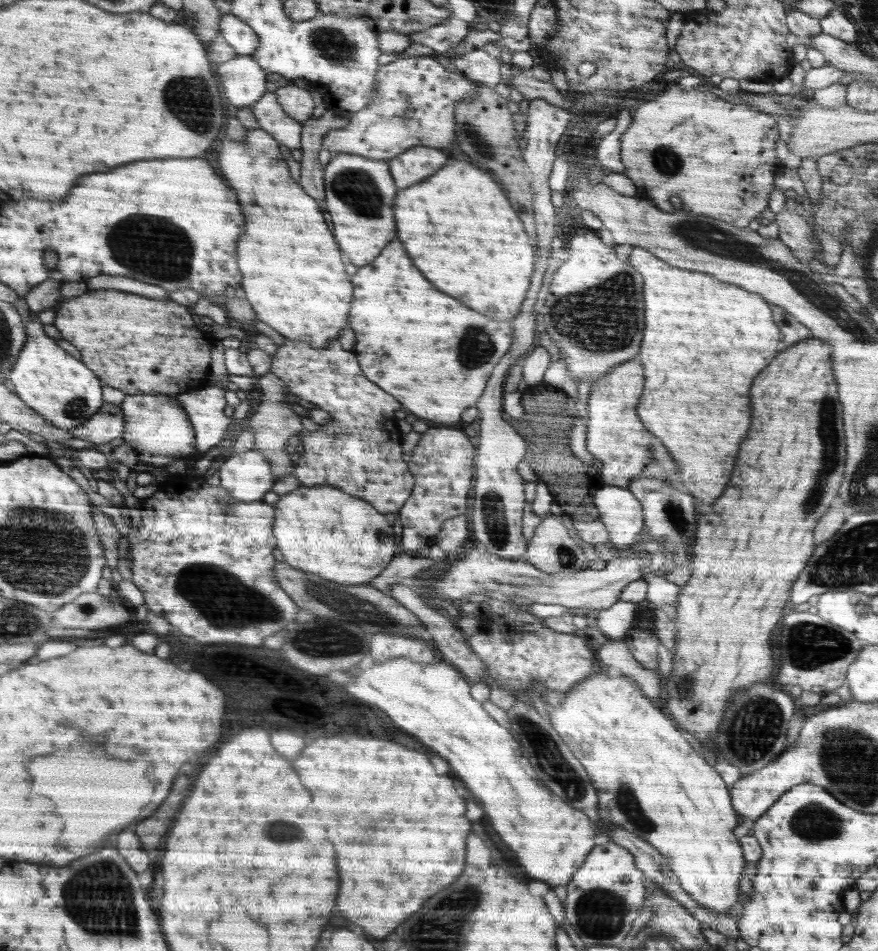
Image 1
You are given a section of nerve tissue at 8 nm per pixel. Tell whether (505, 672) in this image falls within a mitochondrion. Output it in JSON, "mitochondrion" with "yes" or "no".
{"mitochondrion":"no"}

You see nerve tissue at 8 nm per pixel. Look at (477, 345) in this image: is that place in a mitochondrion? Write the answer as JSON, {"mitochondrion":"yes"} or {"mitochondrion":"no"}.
{"mitochondrion":"yes"}

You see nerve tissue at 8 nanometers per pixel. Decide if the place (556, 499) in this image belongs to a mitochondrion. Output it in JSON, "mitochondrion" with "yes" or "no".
{"mitochondrion":"no"}

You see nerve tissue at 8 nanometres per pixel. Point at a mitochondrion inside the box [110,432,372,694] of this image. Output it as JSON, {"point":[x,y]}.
{"point":[218,594]}

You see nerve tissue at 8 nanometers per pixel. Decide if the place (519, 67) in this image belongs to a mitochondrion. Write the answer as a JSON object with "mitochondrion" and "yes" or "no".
{"mitochondrion":"no"}

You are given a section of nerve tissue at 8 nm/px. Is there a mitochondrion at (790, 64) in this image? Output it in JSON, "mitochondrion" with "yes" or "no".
{"mitochondrion":"no"}

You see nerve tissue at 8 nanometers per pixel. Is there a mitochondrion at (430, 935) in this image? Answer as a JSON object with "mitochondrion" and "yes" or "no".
{"mitochondrion":"yes"}

